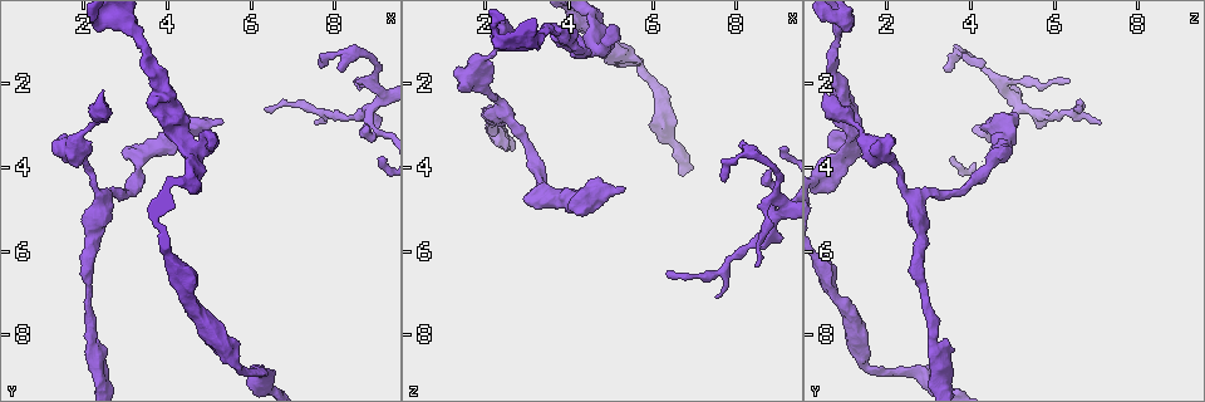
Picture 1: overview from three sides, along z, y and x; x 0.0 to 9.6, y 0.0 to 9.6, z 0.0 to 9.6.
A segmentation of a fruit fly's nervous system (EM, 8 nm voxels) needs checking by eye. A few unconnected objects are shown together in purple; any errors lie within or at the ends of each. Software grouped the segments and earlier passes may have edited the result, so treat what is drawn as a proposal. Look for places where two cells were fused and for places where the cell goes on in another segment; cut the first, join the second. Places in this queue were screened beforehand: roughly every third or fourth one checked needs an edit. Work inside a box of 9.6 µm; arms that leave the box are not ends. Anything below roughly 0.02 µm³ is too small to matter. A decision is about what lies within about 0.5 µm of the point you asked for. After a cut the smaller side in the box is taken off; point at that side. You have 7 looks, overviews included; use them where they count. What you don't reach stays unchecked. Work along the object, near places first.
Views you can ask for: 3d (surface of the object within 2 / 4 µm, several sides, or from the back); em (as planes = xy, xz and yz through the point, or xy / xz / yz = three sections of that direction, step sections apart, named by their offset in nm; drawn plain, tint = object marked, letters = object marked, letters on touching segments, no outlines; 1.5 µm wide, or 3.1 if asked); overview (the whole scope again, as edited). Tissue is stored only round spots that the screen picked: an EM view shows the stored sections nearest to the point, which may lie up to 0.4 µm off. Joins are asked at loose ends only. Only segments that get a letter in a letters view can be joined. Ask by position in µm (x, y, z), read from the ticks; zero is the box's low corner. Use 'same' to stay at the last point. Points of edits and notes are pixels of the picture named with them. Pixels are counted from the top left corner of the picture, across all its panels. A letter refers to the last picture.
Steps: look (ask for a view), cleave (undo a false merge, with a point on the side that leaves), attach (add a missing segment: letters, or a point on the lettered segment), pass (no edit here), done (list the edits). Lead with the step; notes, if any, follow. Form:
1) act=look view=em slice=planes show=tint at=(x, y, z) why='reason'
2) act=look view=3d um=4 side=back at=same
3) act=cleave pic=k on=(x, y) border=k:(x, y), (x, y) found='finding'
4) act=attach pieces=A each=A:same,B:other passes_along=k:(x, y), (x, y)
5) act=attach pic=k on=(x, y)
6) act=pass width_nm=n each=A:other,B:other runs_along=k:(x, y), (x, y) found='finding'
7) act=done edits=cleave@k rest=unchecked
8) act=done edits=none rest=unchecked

act=look view=em slice=xz step=4 show=letters at=(7.65, 1.55, 4.30) why='an open end'

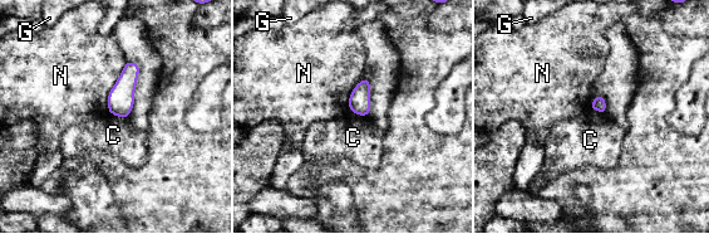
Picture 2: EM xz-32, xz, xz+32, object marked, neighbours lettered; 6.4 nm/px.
act=look view=em slice=planes show=letters at=same

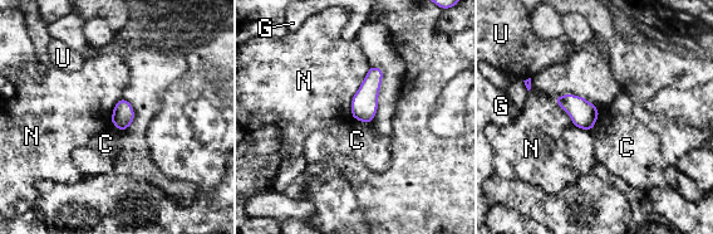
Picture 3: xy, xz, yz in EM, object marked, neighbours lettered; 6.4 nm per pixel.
act=pass width_nm=140 each=C:other,G:other,N:other,U:other border=3:(353, 117), (370, 123) found='no lettered segment goes on from it'

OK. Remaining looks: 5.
act=look view=em slice=planes show=letters at=(5.30, 2.95, 4.60) why='free end'

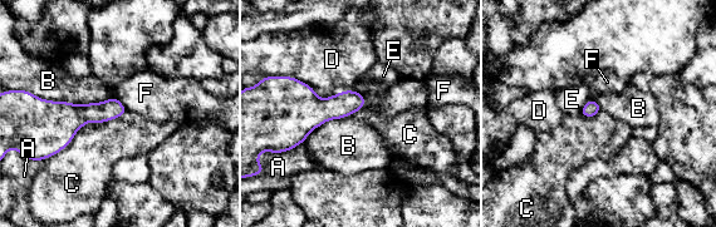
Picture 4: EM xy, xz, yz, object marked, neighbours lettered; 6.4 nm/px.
act=pass each=A:other,B:other,C:other,D:other,E:other,F:other border=4:(127, 110), (87, 122), (45, 159) found='no lettered segment goes on from it'

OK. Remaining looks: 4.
act=look view=em slice=planes show=letters at=(8.45, 1.95, 6.40) why='an open end'

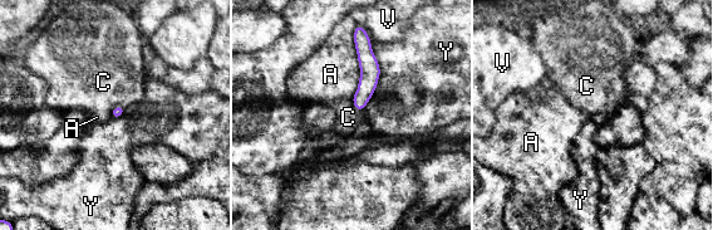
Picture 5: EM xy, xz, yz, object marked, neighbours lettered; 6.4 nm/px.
act=pass each=A:other,C:other,V:other,Y:other border=5:(352, 99), (355, 108), (363, 109) found='no lettered segment goes on from it'

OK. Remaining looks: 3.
act=done edits=none rest=unchecked

